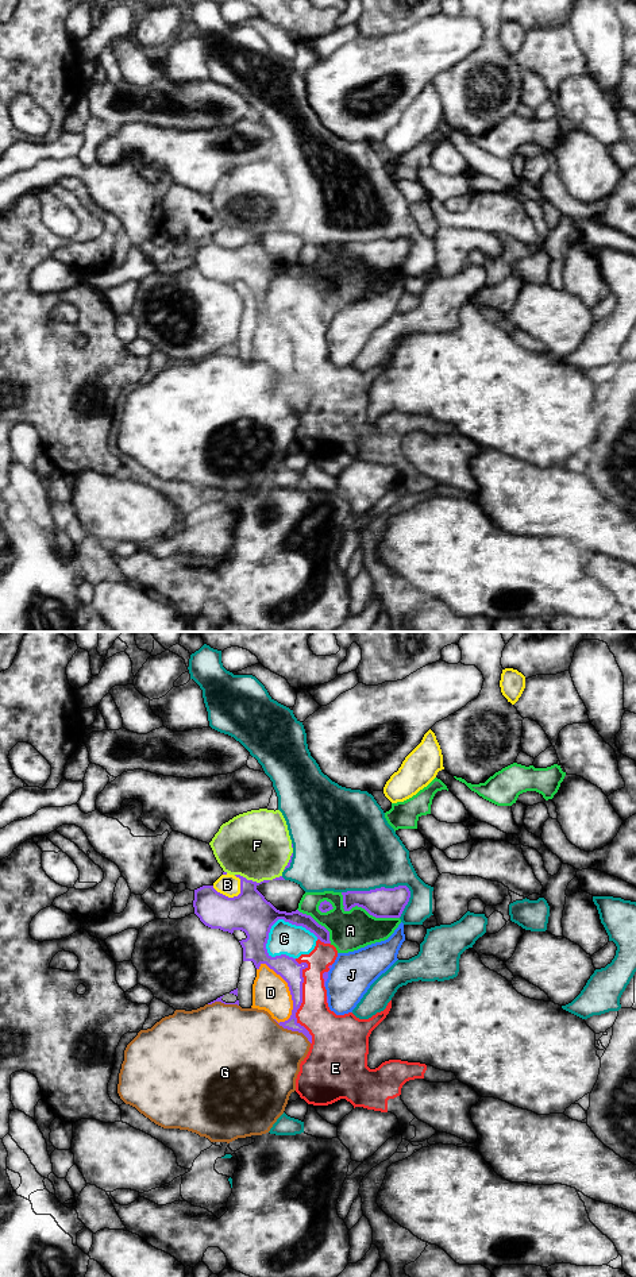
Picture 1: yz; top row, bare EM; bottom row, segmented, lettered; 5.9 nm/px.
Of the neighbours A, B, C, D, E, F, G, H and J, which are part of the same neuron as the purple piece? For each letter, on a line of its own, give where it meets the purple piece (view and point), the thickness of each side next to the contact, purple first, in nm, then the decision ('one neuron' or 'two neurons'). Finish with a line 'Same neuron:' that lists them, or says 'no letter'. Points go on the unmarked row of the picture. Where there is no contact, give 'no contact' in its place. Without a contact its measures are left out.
A: meets purple in yz at (363, 259); 180 nm thick on the purple side, 240 nm on the other; two neurons
B: meets purple in yz at (234, 249); 240 nm thick on the purple side, 130 nm on the other; two neurons
C: meets purple in yz at (284, 272); 240 nm thick on the purple side, 190 nm on the other; two neurons
D: meets purple in yz at (289, 342); 140 nm thick on the purple side, 220 nm on the other; one neuron
E: meets purple in yz at (301, 350); 140 nm thick on the purple side, 220 nm on the other; two neurons
F: meets purple in yz at (251, 232); 240 nm thick on the purple side, 400 nm on the other; two neurons
G: meets purple in yz at (292, 382); 80 nm thick on the purple side, 460 nm on the other; two neurons
H: meets purple in yz at (380, 240); 180 nm thick on the purple side, 460 nm on the other; two neurons
J: meets purple in yz at (327, 328); 30 nm thick on the purple side, 260 nm on the other; two neurons
Same neuron: D

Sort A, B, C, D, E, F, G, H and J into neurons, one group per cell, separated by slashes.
A / B / C E / D / F / G / H / J

